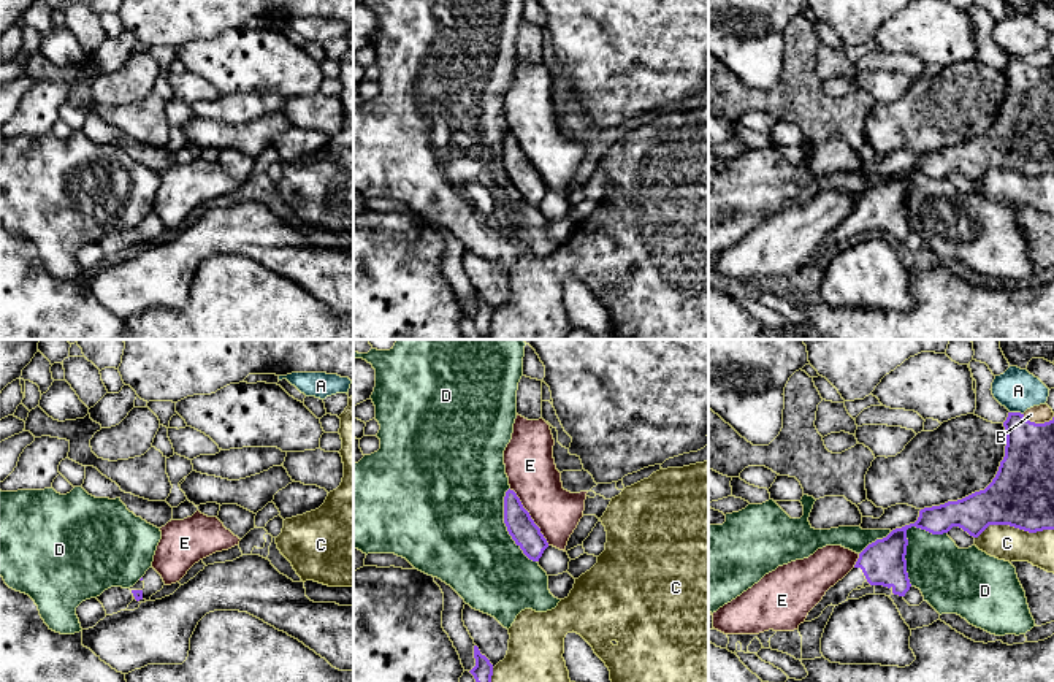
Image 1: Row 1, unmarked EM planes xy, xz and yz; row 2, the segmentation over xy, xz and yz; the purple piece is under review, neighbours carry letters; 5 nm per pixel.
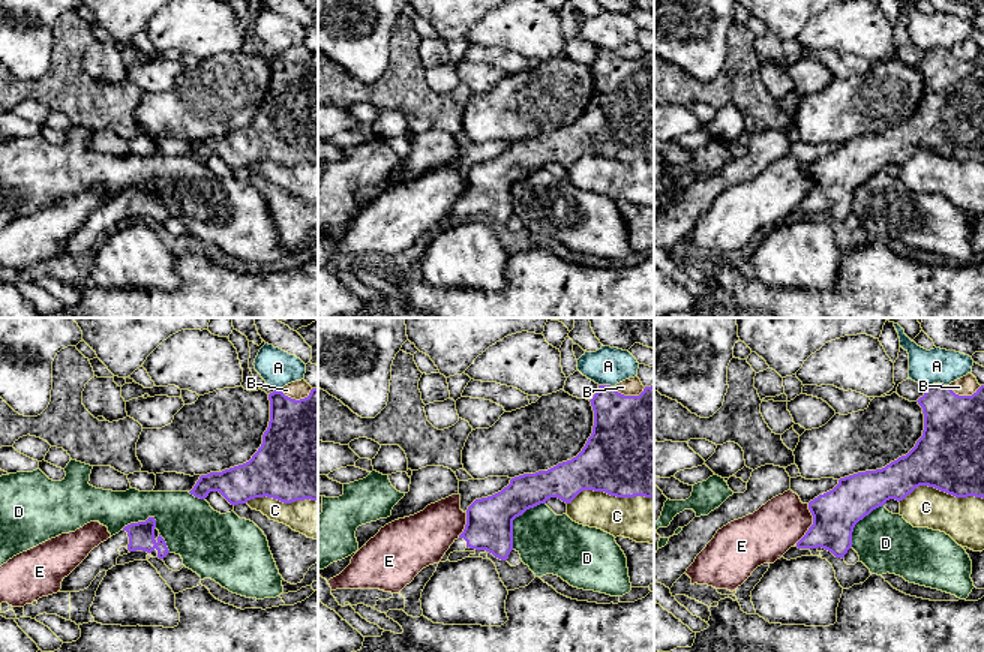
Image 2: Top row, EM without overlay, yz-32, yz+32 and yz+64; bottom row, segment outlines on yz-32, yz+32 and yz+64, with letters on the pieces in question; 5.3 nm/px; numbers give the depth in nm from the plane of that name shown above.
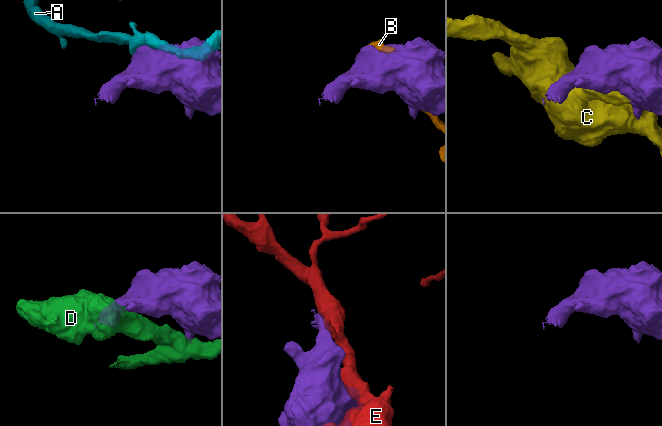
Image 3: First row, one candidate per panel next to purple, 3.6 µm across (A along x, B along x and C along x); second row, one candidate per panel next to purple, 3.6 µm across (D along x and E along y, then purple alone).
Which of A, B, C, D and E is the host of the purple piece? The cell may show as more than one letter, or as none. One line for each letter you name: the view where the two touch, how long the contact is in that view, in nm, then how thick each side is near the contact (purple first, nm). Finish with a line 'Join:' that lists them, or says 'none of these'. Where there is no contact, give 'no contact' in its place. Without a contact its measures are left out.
Join: none of these

